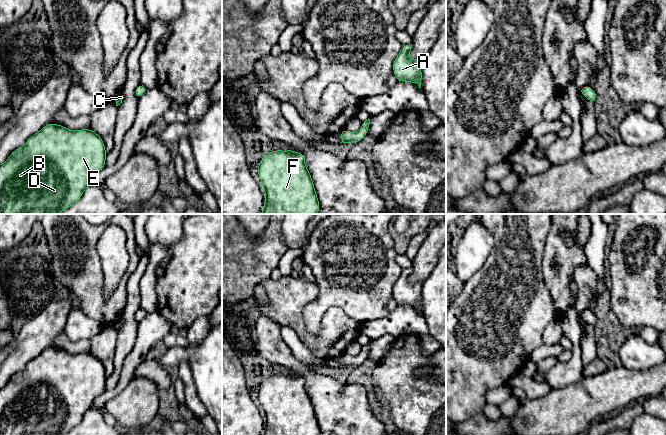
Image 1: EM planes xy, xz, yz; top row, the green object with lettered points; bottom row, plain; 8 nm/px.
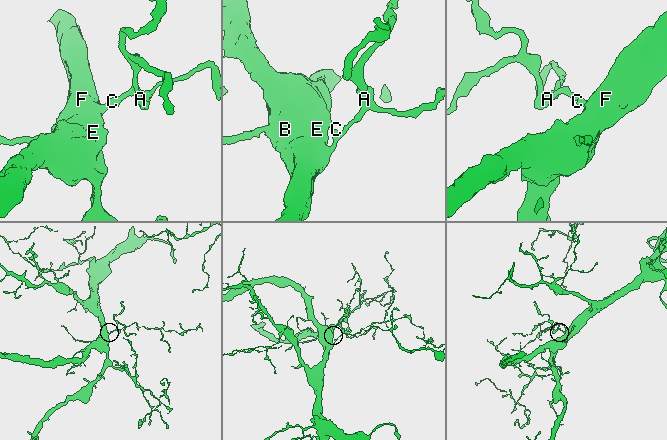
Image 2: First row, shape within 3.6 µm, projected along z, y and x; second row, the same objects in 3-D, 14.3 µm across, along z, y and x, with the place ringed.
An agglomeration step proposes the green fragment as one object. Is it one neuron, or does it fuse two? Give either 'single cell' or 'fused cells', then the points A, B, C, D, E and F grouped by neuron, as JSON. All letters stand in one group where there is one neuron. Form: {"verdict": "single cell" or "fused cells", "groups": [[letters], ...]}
{"verdict": "single cell", "groups": [["A", "B", "C", "D", "E", "F"]]}

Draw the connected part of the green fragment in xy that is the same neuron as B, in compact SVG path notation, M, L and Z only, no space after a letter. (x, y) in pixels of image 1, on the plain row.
M54 347L45 349L40 355L32 359L24 370L14 374L6 386L0 389L0 435L64 435L68 433L82 421L93 401L106 390L106 380L107 376L102 362L90 352L72 355Z

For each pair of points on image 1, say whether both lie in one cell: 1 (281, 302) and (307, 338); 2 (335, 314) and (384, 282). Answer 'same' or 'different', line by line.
1: same
2: different

